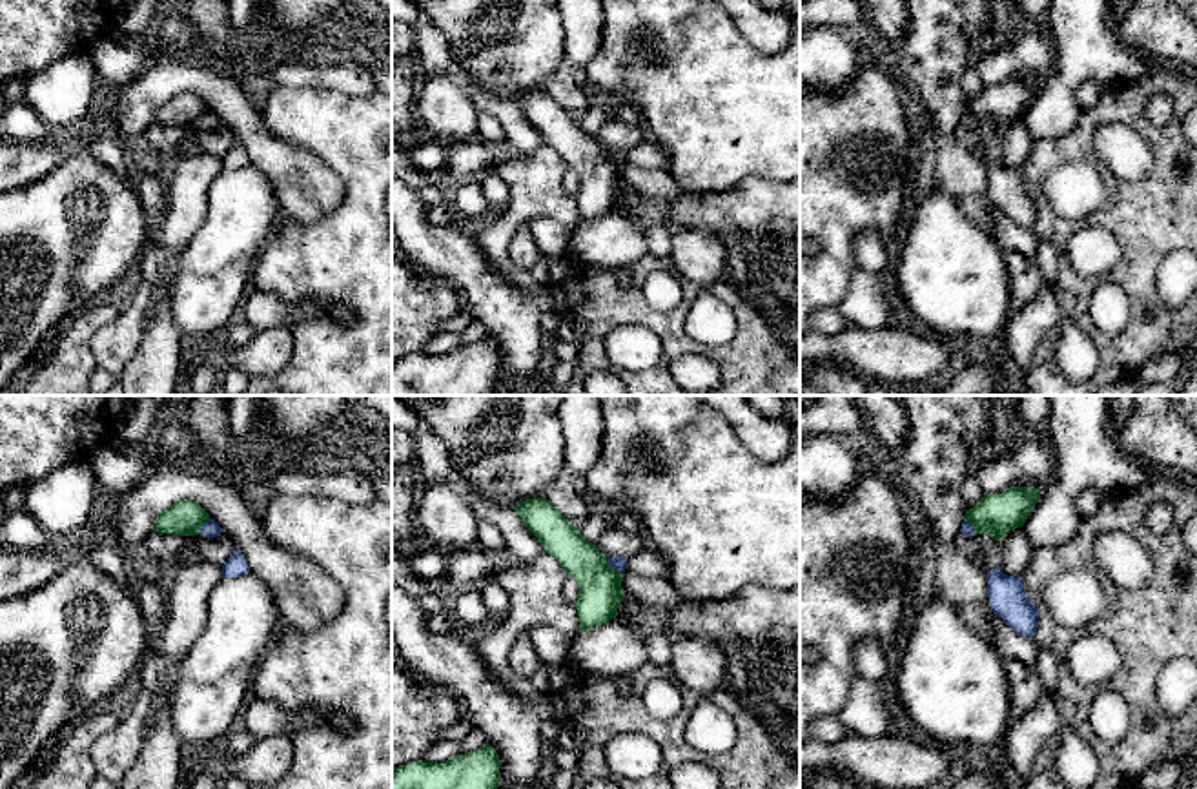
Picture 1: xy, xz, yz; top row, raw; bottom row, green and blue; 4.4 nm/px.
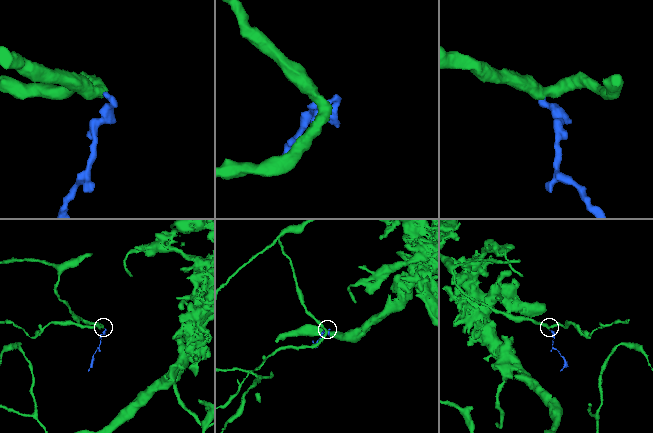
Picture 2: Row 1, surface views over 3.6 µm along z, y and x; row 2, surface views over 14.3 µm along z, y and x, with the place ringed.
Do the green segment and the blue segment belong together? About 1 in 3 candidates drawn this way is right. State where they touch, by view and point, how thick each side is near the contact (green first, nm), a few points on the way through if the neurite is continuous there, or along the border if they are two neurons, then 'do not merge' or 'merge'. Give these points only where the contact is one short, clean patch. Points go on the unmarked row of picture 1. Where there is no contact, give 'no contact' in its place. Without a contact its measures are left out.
contact xz (611, 159); calibres 190 and 60 nm; way xz (600, 177), (600, 170), (611, 159), (620, 155); merge

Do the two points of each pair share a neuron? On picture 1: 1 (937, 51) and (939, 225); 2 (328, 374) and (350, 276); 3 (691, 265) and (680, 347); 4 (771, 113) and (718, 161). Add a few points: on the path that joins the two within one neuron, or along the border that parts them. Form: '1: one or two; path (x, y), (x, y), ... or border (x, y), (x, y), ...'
1: two; border (935, 179), (968, 217)
2: one; path (352, 350), (368, 334), (368, 299)
3: two; border (684, 277), (702, 288), (709, 288), (718, 281)
4: one; path (758, 126), (736, 148), (731, 148)

